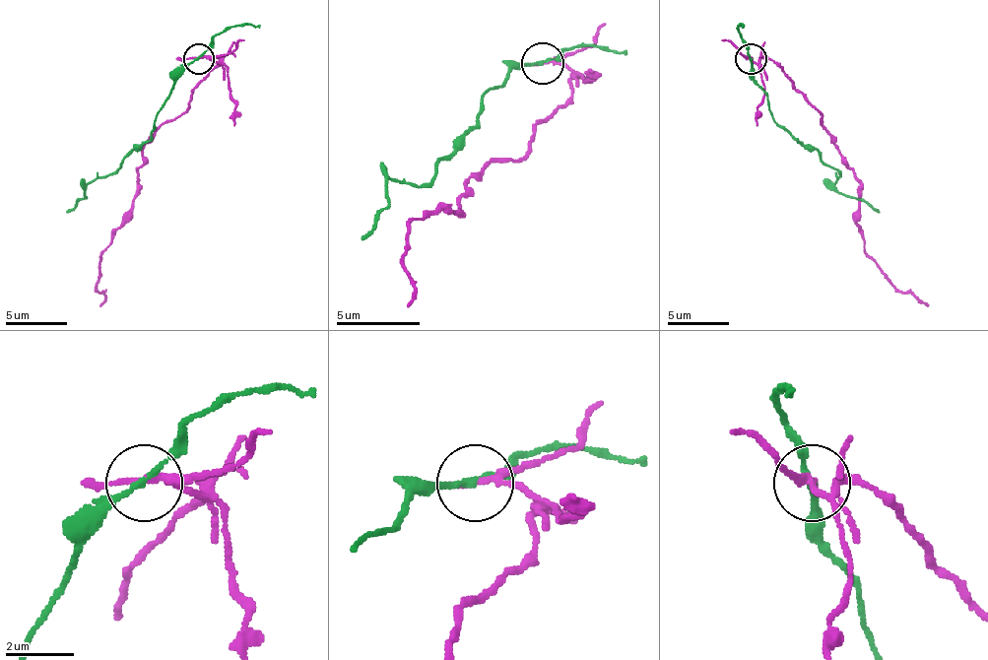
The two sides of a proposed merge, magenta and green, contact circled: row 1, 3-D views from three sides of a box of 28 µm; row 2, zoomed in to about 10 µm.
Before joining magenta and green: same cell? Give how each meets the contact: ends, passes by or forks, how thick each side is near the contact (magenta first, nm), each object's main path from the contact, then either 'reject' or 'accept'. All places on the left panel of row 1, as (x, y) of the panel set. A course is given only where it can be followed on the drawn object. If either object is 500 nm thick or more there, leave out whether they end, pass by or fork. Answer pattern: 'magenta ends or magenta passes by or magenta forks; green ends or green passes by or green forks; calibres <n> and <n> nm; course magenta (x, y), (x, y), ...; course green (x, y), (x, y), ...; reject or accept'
magenta forks; green passes by; calibres 140 and 150 nm; course magenta (198, 58), (219, 58), (219, 64), (142, 150), (133, 214), (102, 254), (97, 288), (105, 296), (99, 306); course green (198, 58), (182, 73), (166, 98), (155, 131), (114, 171), (84, 189), (84, 199), (66, 211); reject

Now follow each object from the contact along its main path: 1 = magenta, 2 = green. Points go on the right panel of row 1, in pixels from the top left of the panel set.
1: (750, 58), (768, 58), (821, 113), (821, 125), (854, 171), (857, 214), (867, 254), (897, 288), (928, 306)
2: (750, 58), (750, 73), (768, 98), (771, 116), (839, 171), (839, 189), (879, 211)

